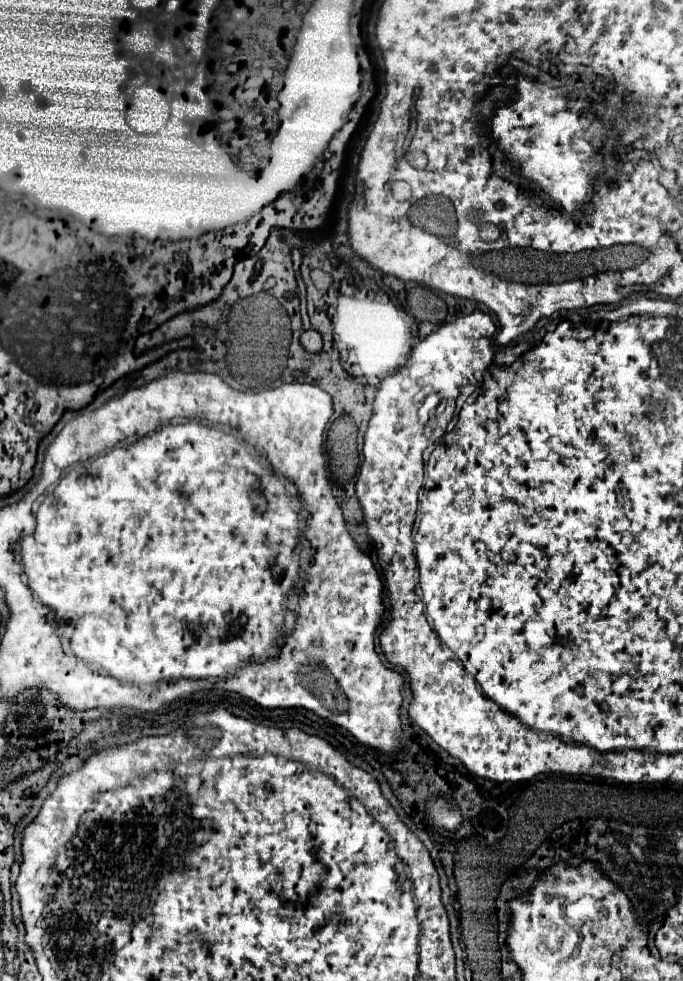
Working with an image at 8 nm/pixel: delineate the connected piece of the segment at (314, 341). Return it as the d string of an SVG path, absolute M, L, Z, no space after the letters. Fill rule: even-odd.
M309 329L309 331L303 331L301 333L301 345L305 347L305 351L309 353L321 353L321 335L315 331L315 329Z

